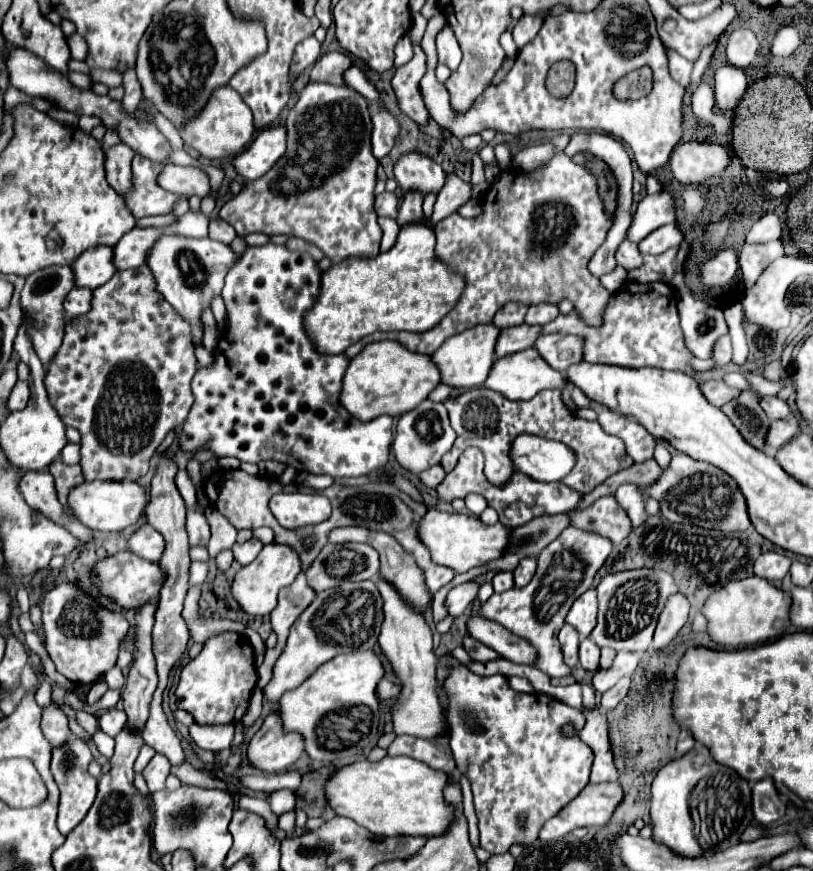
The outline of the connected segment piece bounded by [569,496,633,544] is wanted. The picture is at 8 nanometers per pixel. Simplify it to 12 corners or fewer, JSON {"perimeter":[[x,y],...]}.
{"perimeter":[[613,496],[573,510],[571,526],[619,544],[633,530]]}

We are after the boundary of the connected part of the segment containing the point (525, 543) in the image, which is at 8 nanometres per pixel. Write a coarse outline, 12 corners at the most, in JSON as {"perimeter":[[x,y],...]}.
{"perimeter":[[567,514],[539,516],[511,532],[507,556],[487,570],[515,570],[569,526]]}

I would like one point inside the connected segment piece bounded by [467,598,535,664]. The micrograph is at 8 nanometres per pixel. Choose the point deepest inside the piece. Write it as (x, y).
(492, 634)

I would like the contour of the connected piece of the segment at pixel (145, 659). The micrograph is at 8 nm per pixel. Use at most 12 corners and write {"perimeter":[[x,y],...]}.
{"perimeter":[[157,600],[137,612],[137,652],[121,692],[127,724],[143,730],[159,678],[151,652]]}

